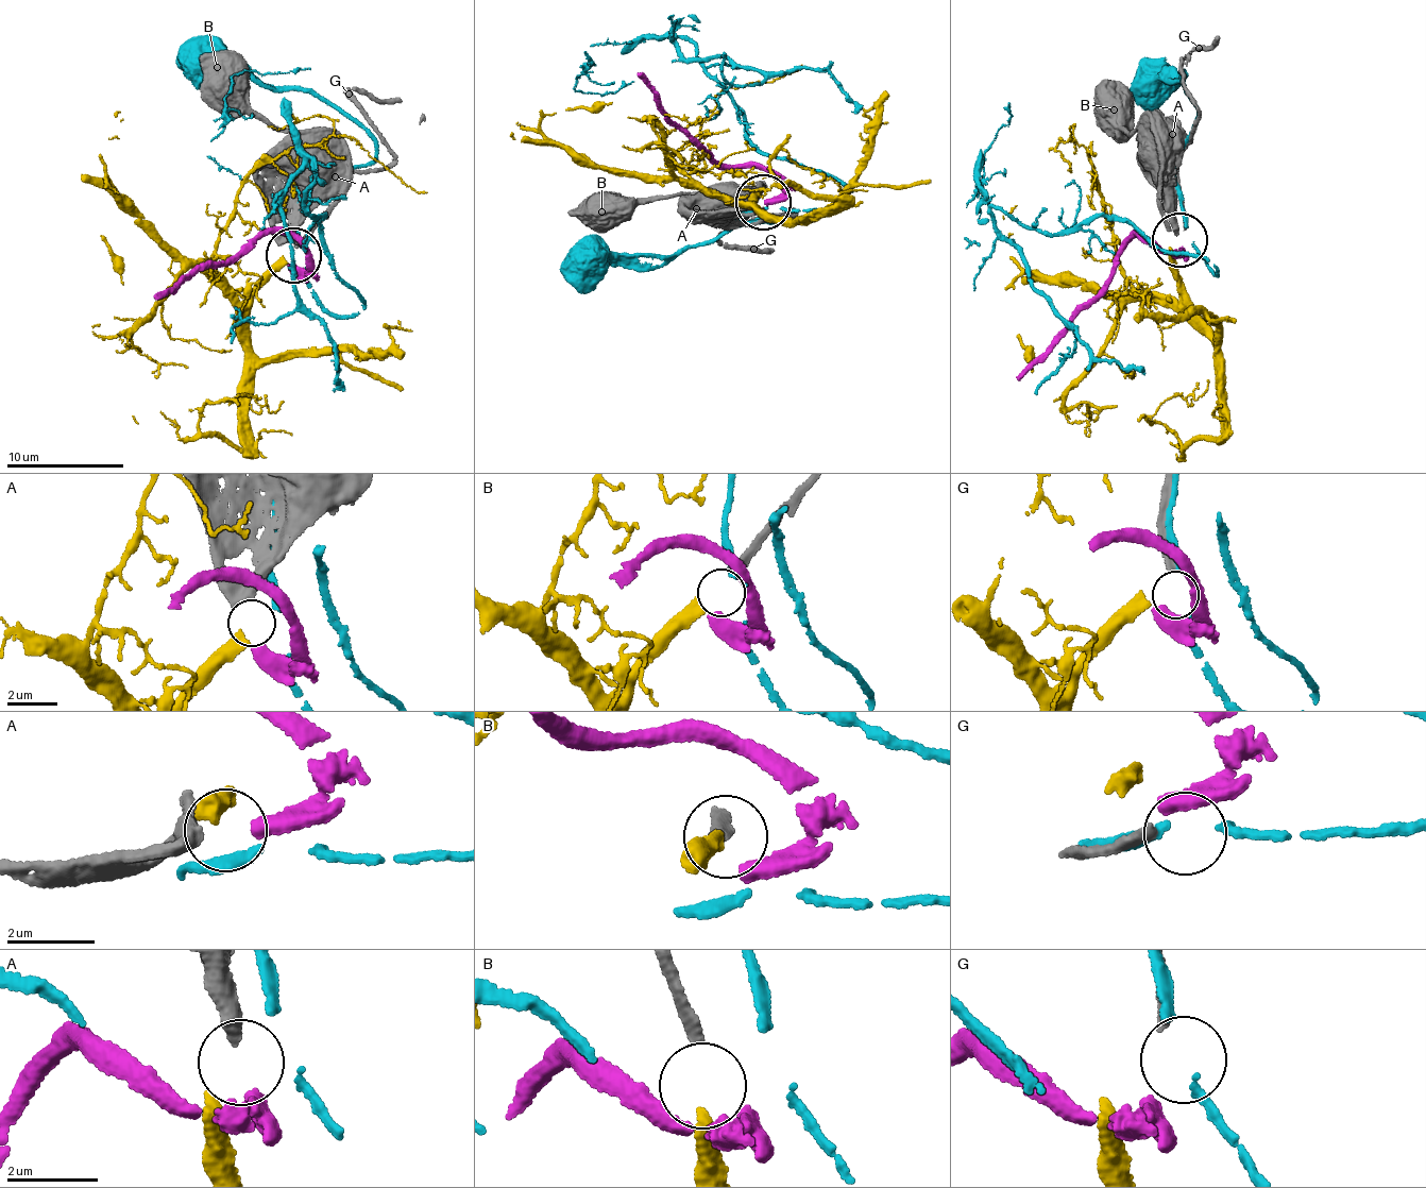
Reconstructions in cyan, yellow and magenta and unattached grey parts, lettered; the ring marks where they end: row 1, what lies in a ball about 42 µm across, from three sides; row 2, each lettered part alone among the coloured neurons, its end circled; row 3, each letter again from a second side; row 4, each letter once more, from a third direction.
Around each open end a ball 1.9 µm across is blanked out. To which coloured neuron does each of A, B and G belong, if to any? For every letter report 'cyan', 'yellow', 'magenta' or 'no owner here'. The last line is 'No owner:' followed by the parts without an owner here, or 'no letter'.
A: magenta
B: no owner here
G: no owner here
No owner: B, G

